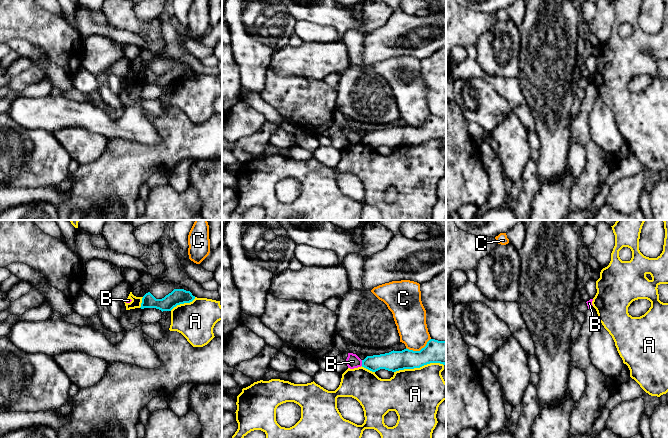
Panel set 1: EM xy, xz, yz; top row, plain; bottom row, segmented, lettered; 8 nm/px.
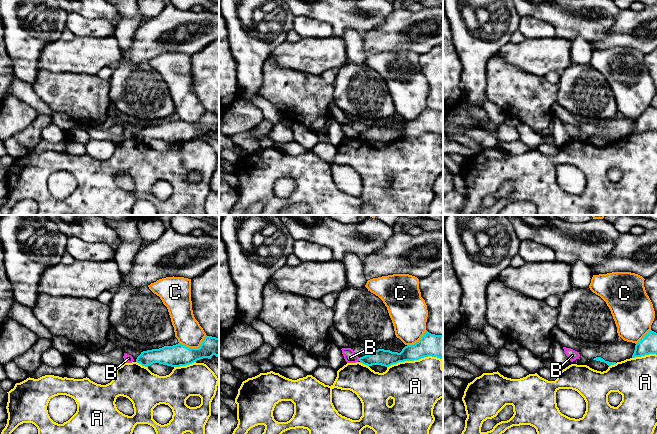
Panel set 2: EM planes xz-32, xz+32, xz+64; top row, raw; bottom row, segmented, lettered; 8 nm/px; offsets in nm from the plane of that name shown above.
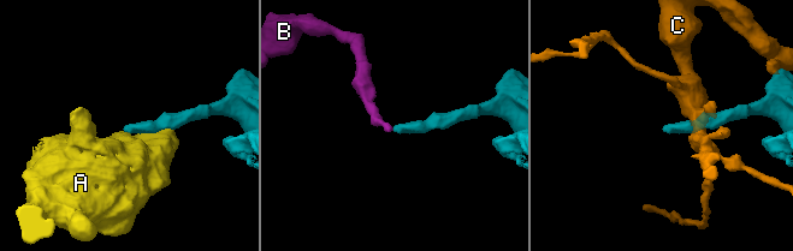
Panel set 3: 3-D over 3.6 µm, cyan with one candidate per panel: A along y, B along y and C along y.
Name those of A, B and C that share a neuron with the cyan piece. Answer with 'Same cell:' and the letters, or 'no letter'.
Same cell: no letter

